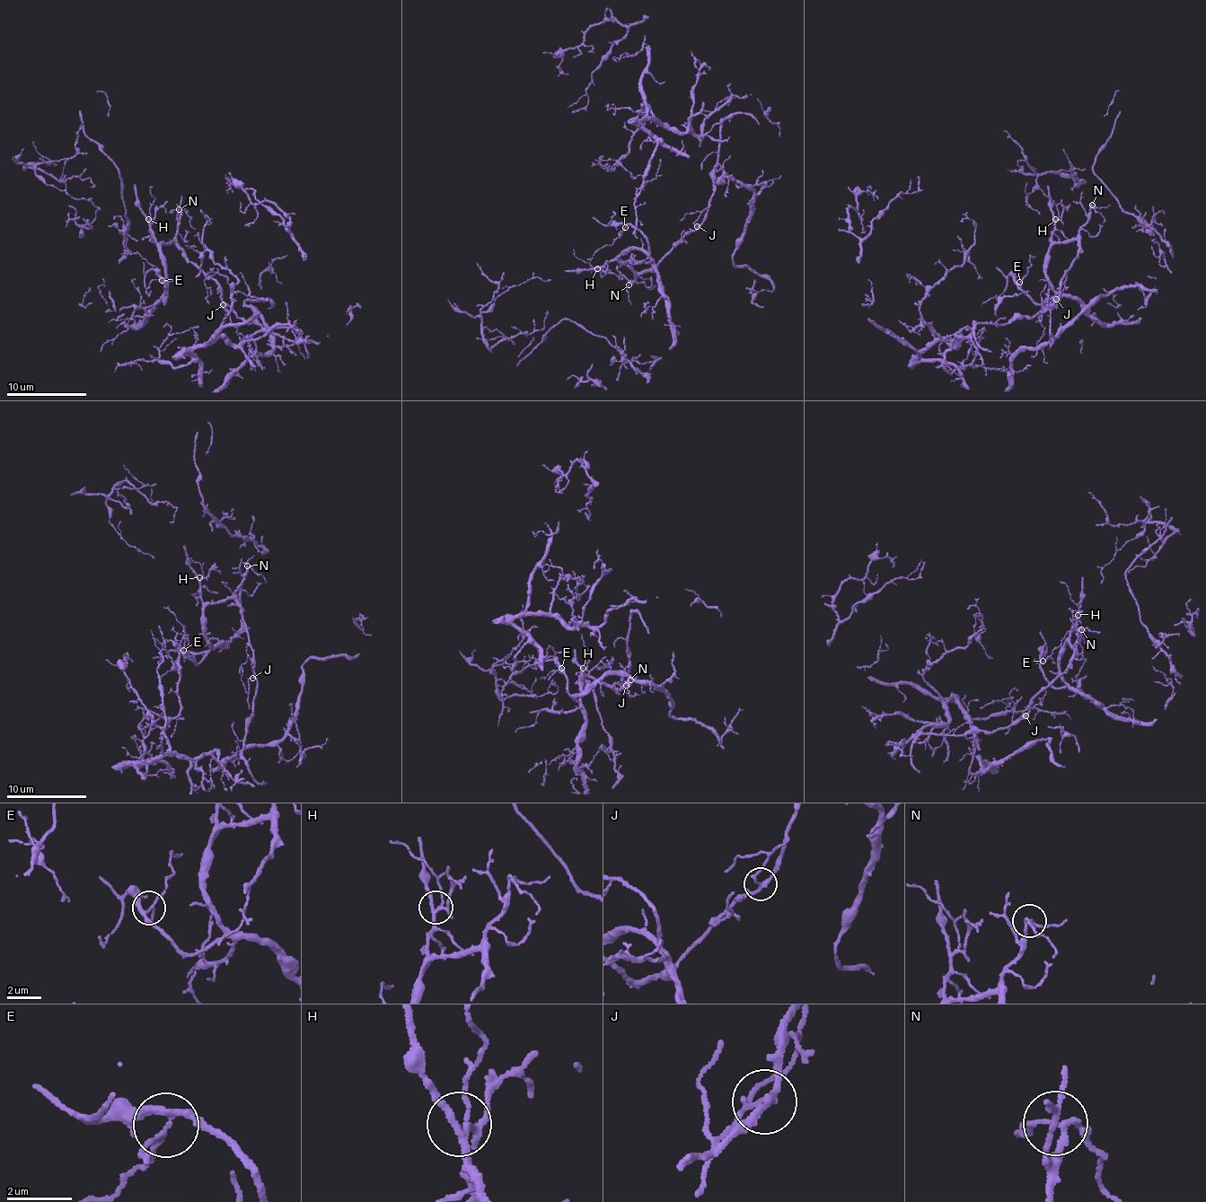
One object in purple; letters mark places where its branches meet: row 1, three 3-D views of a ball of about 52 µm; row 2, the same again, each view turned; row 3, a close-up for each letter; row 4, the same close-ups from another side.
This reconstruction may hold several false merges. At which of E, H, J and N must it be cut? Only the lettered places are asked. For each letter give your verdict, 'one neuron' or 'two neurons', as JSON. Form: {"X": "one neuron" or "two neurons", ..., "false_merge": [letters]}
{"E": "one neuron", "H": "one neuron", "J": "one neuron", "N": "one neuron", "false_merge": []}

